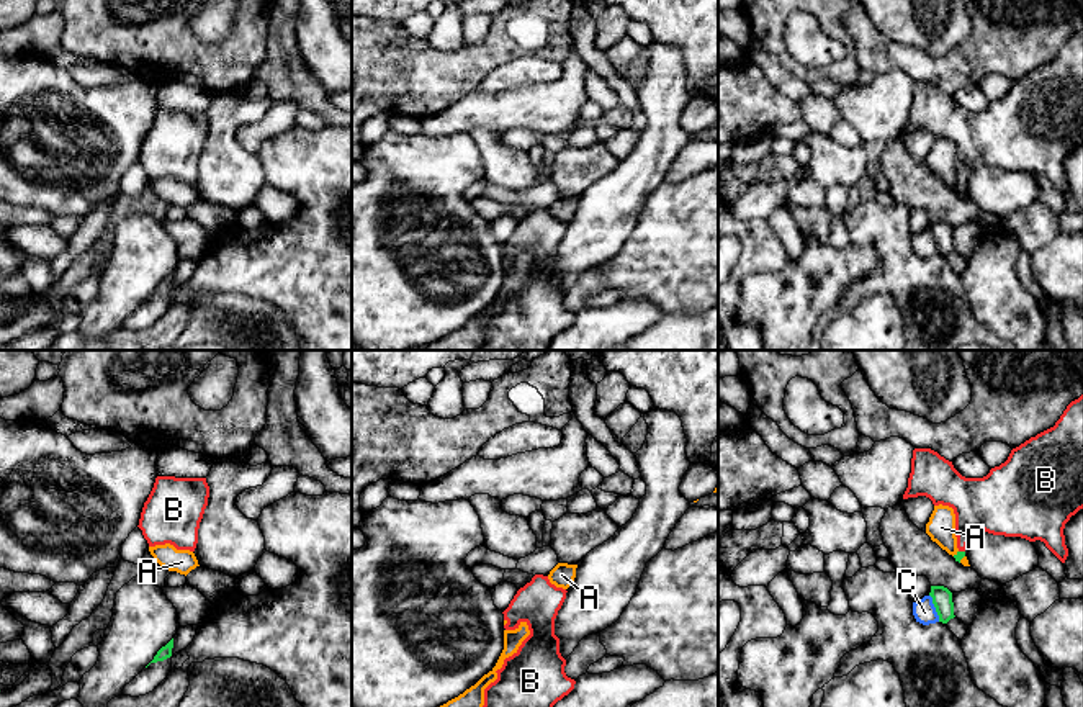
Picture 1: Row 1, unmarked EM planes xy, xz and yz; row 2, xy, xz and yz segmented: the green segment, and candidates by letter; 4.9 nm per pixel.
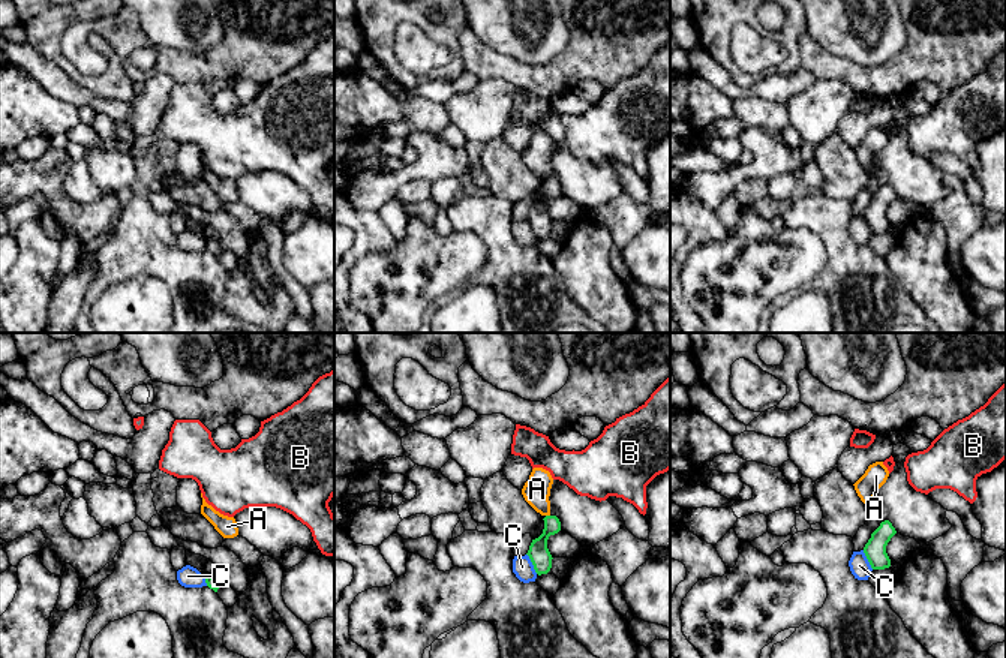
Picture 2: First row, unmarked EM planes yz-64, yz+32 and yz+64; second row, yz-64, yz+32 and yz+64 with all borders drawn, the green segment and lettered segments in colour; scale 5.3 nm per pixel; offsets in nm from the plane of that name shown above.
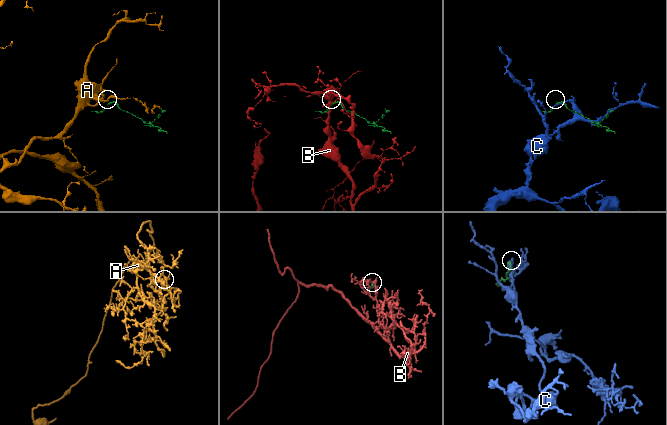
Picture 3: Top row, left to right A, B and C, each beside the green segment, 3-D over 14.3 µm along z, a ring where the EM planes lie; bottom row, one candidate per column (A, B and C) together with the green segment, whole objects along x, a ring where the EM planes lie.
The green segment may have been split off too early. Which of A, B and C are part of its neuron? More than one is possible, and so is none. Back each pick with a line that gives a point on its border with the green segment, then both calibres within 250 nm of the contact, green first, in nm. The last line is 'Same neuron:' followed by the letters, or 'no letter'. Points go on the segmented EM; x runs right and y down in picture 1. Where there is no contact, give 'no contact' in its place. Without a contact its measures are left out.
B: yz (962, 552) | 40/260 nm
Same neuron: B

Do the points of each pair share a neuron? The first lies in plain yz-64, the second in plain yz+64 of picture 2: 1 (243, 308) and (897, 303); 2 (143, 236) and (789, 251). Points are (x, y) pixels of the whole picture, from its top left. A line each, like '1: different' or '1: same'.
1: different
2: different

